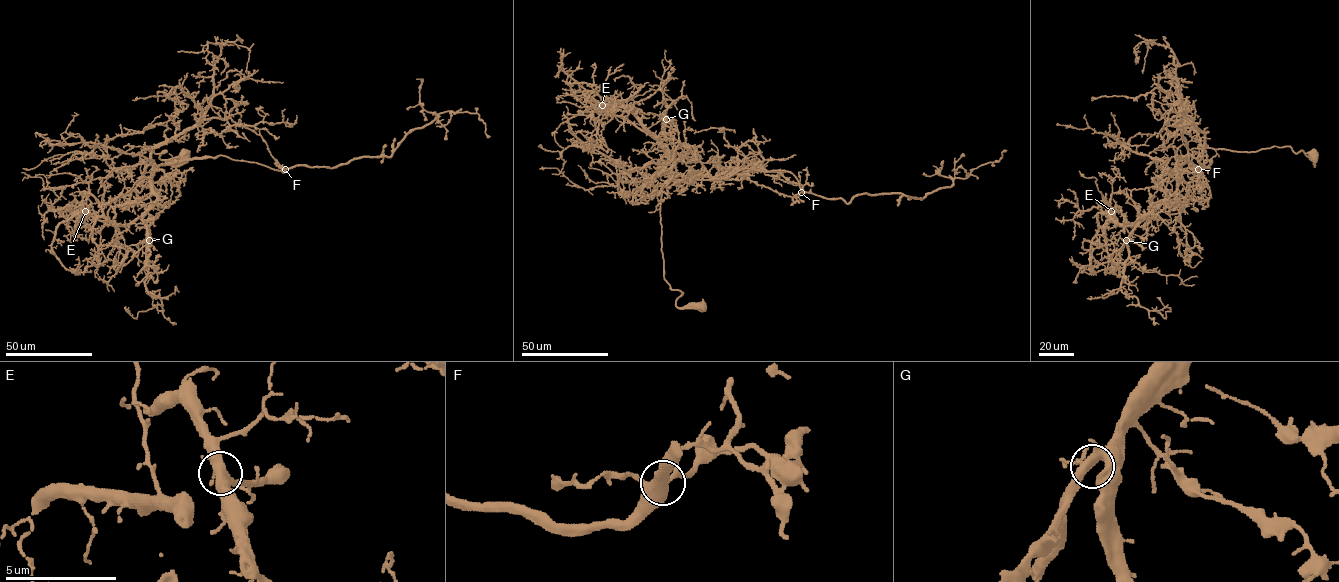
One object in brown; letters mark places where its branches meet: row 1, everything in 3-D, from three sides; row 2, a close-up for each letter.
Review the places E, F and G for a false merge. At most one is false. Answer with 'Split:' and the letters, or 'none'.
Split: none

